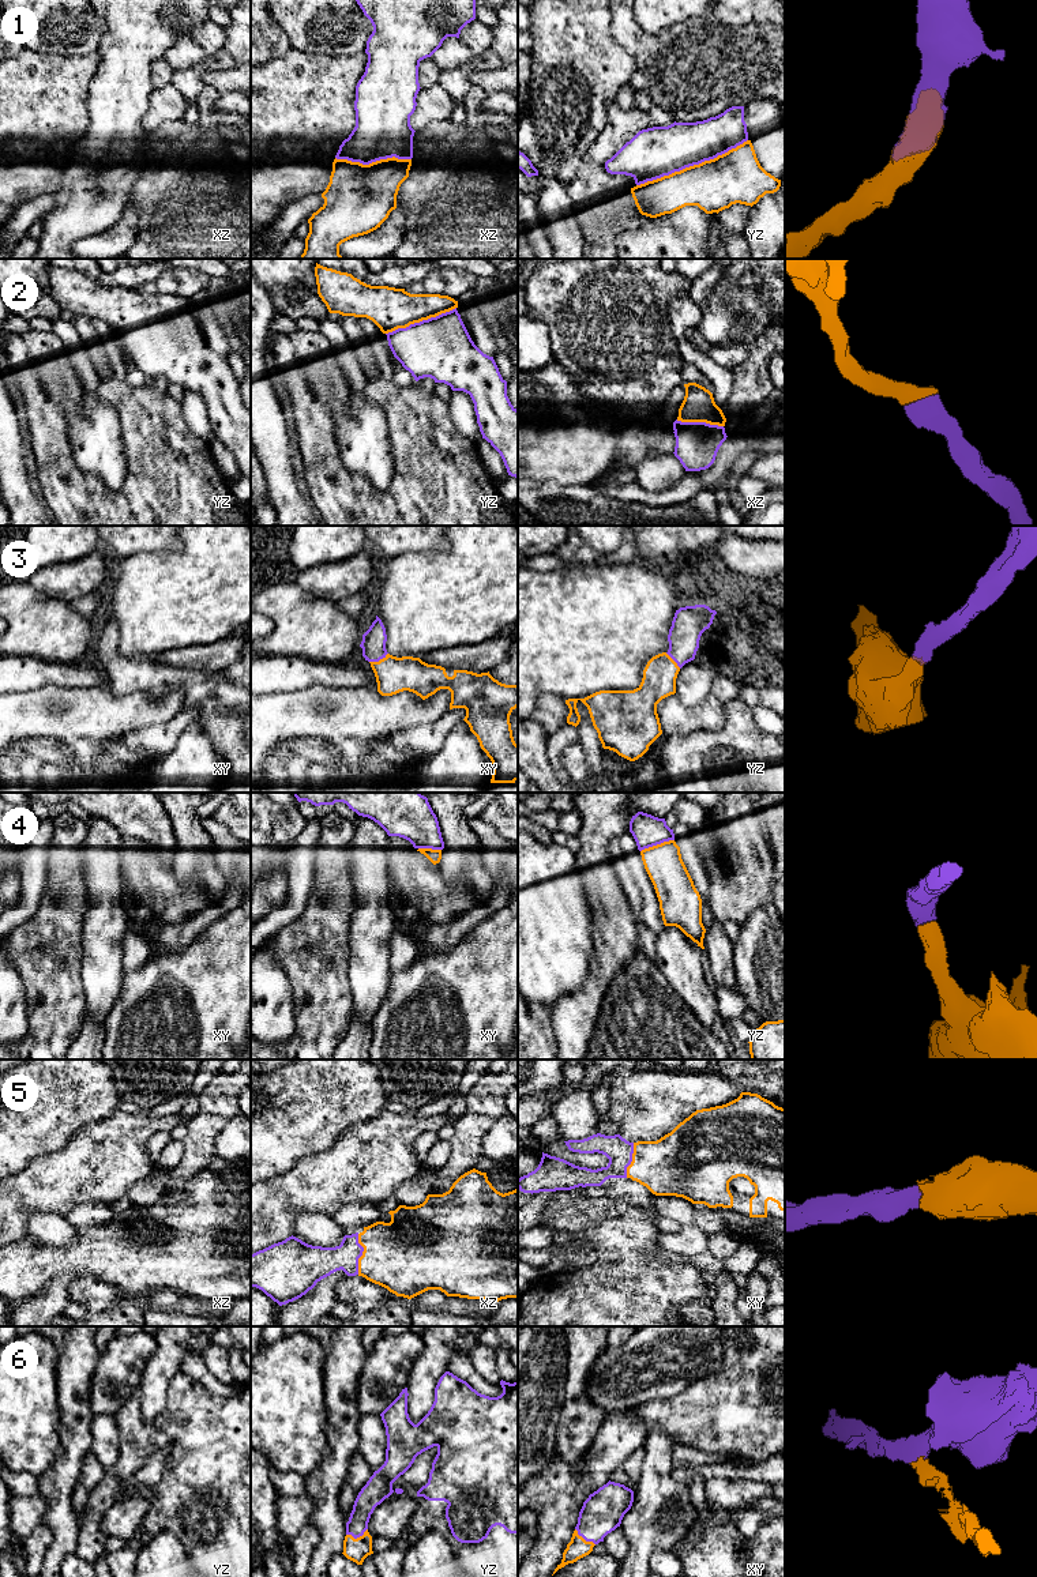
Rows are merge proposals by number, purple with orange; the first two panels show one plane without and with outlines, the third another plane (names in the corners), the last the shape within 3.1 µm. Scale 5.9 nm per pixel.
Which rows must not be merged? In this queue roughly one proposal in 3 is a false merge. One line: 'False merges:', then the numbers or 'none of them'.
False merges: none of them

